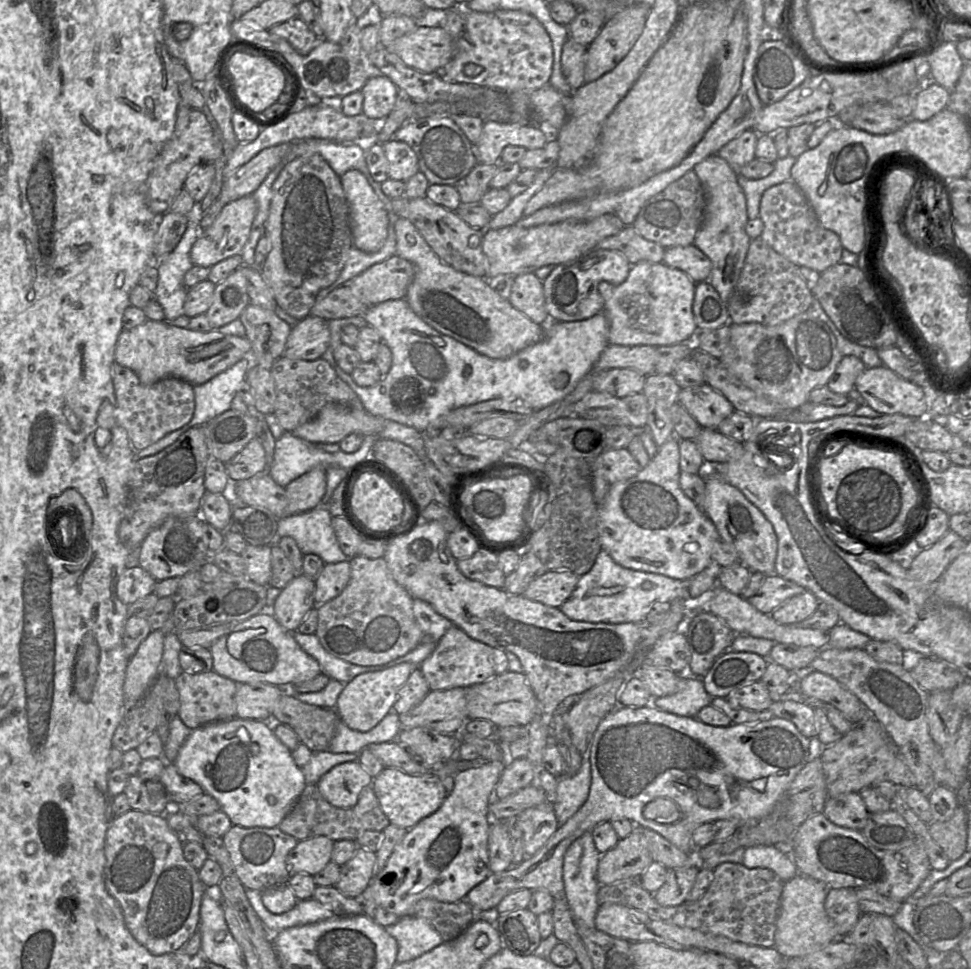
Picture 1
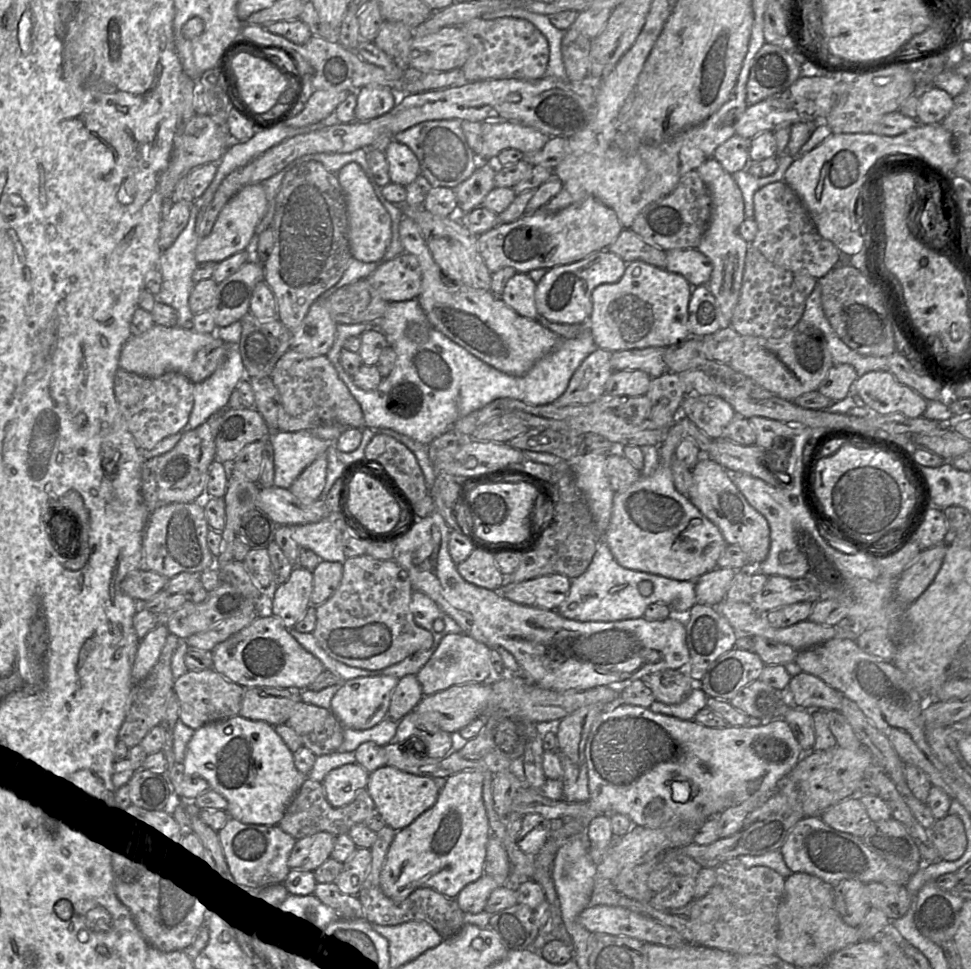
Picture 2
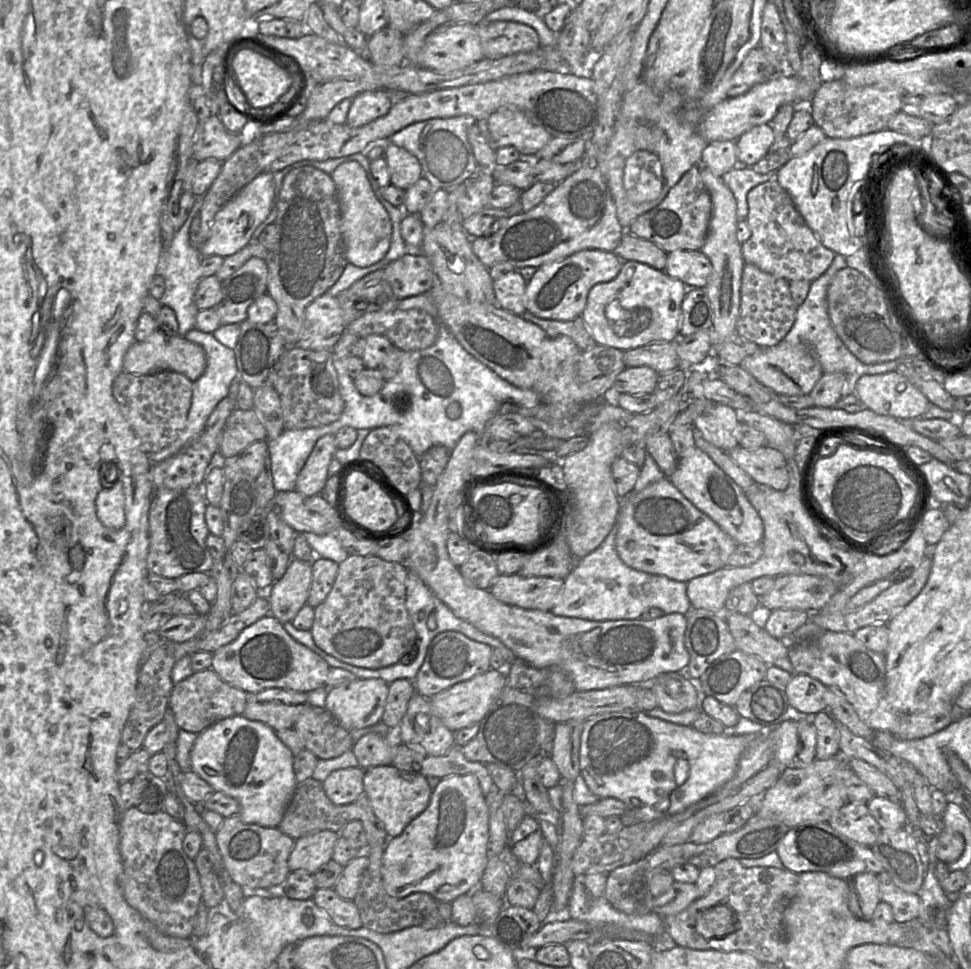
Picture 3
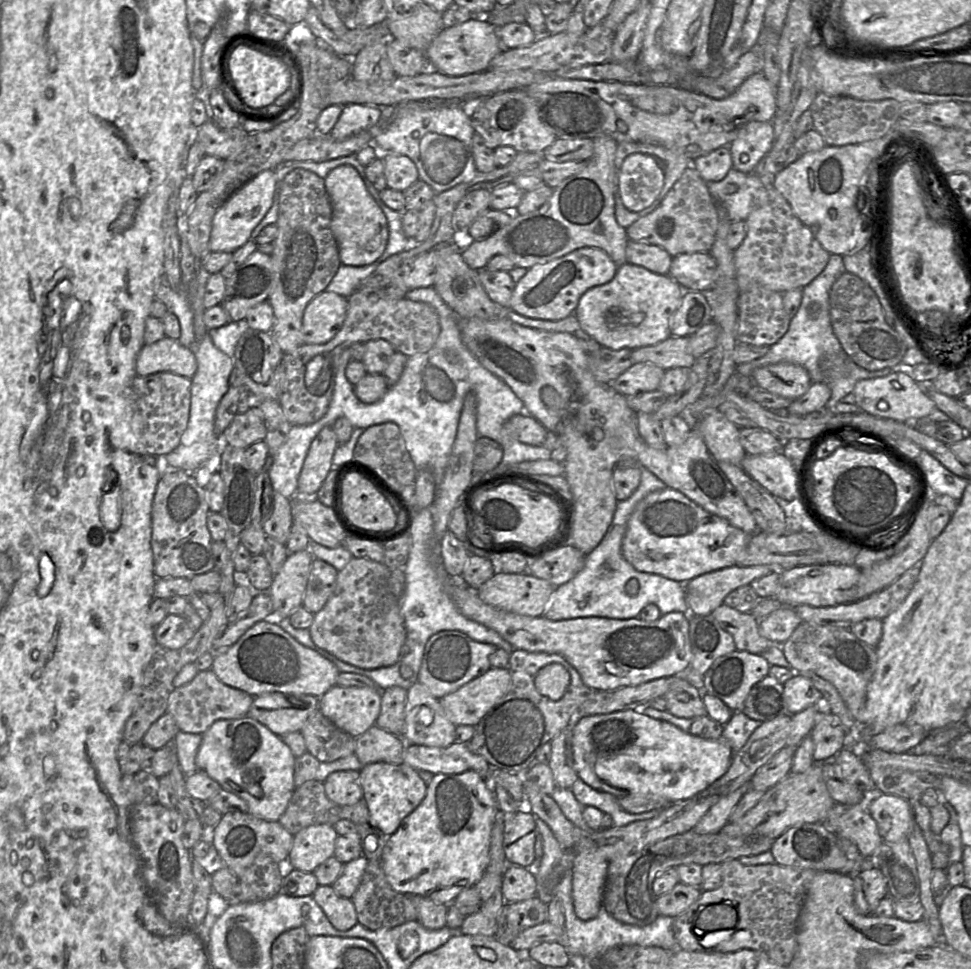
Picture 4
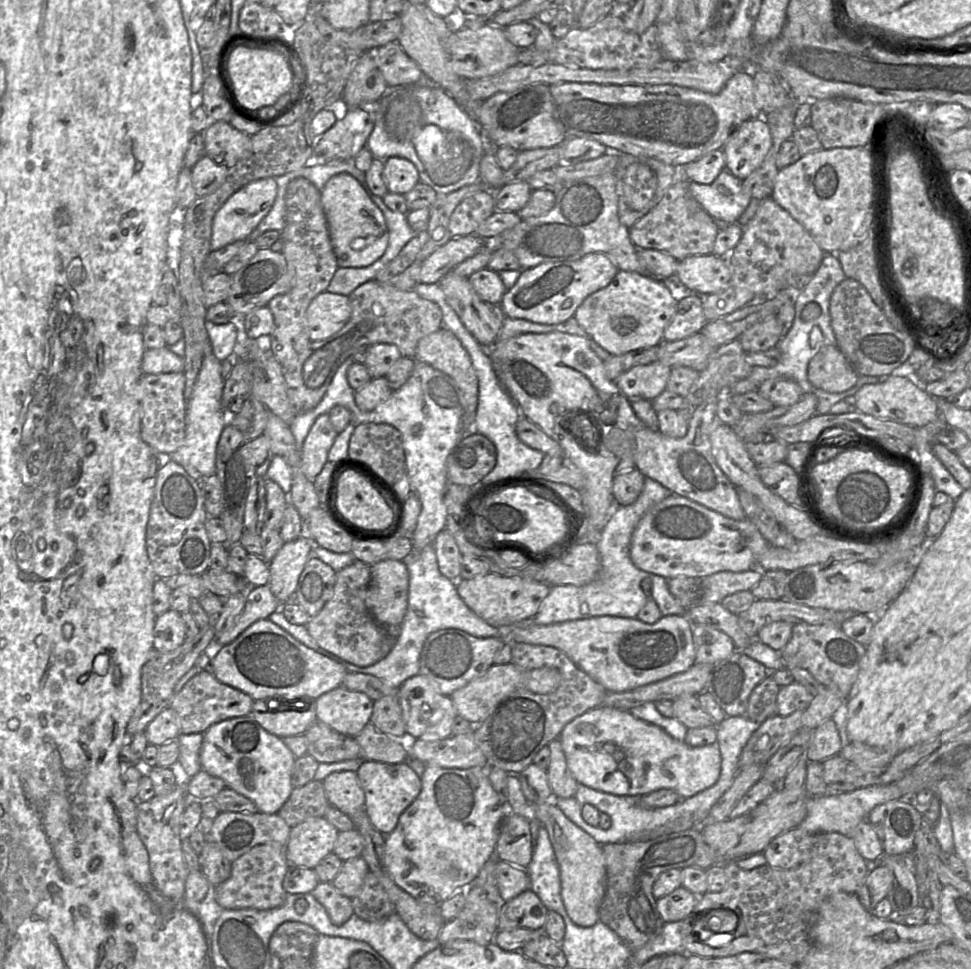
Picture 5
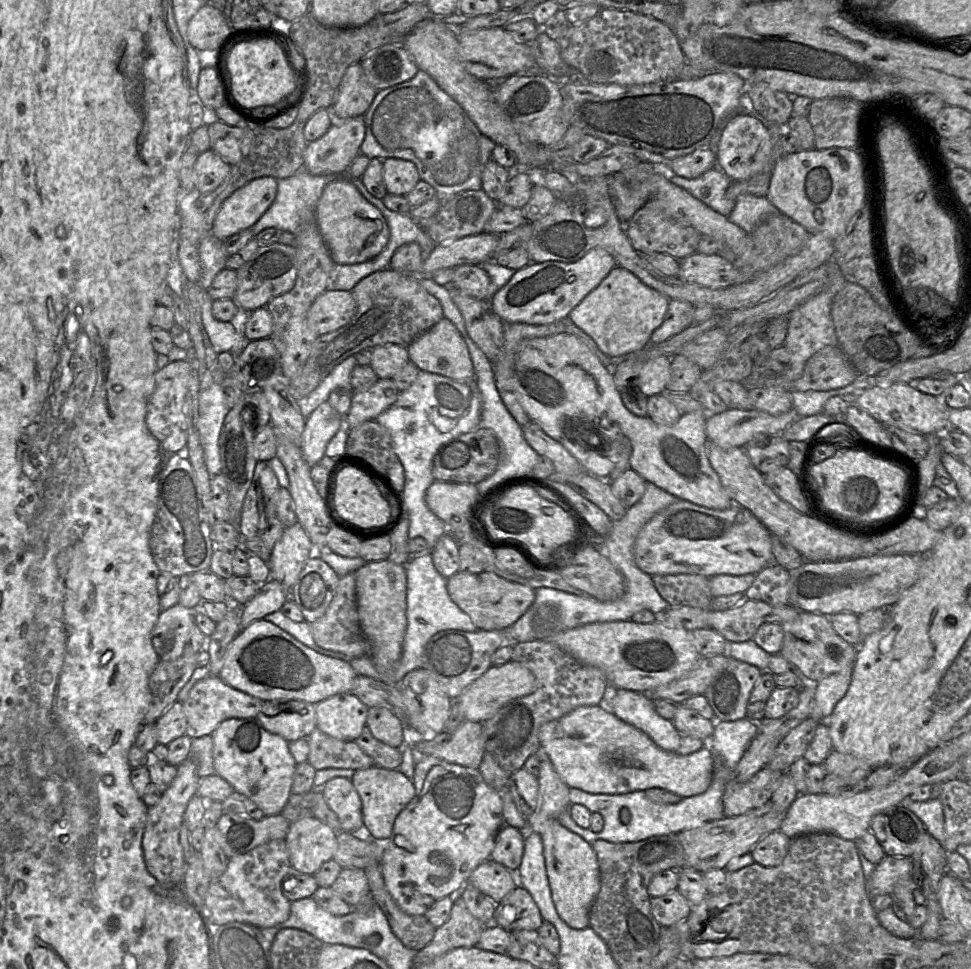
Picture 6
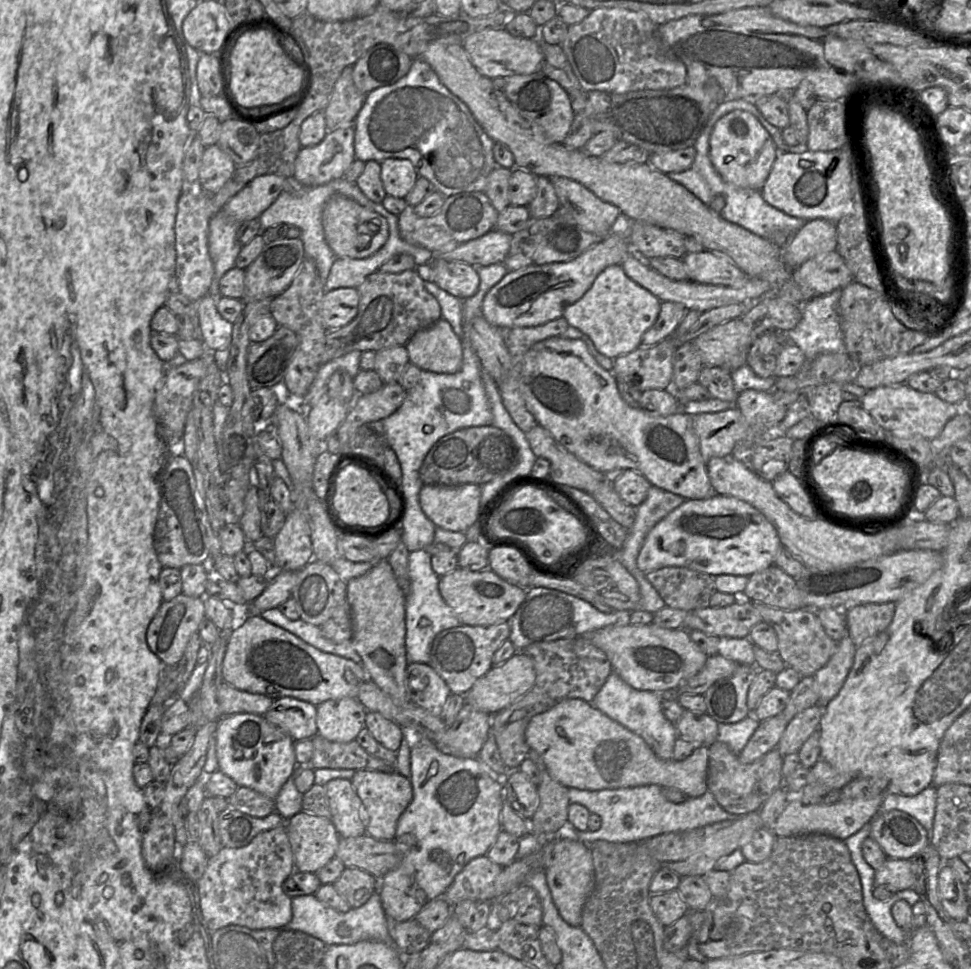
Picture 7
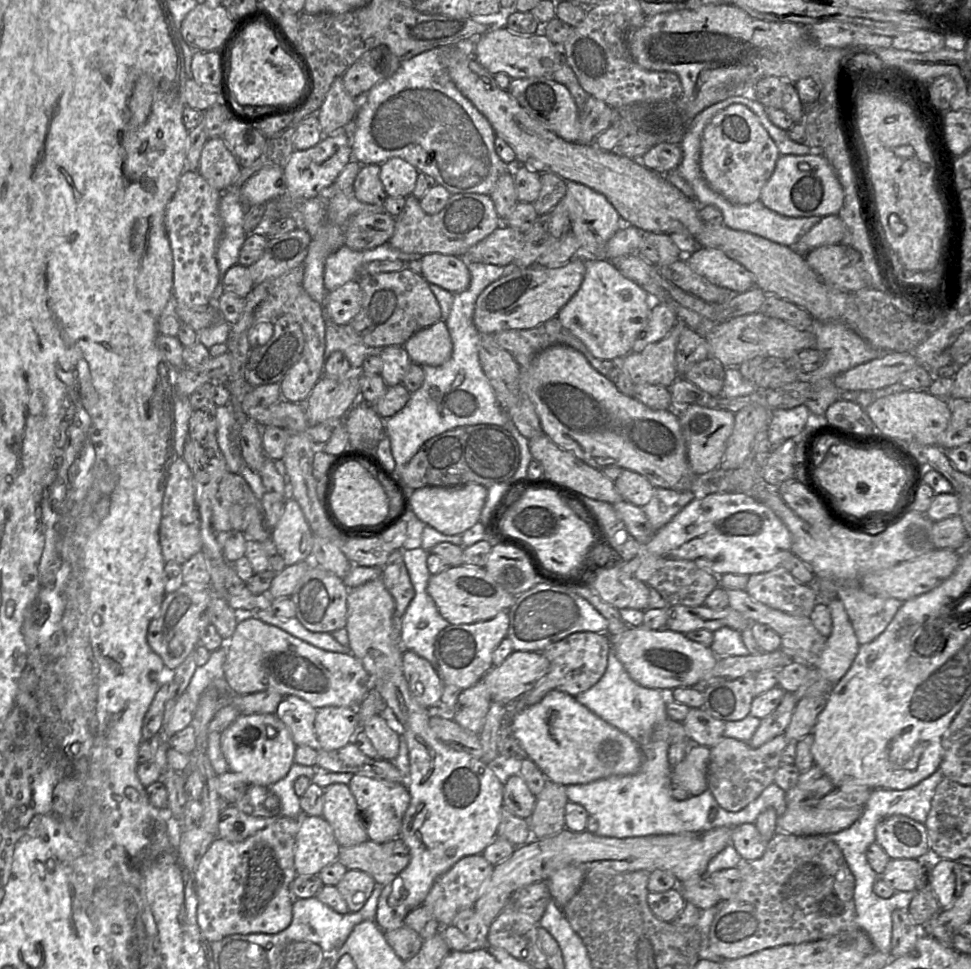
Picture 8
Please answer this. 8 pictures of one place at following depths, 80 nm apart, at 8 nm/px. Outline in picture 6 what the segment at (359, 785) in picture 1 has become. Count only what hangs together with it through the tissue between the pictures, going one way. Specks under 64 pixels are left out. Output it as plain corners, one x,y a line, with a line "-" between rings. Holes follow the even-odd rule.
333,778
324,784
321,792
330,809
337,815
341,832
363,832
362,802
350,779

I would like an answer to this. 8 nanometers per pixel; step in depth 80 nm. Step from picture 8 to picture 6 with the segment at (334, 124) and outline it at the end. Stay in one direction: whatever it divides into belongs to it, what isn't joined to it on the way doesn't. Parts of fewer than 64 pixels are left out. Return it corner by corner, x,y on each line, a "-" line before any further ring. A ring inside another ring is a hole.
360,63
351,65
342,78
332,105
335,117
339,120
363,117
377,92
368,82

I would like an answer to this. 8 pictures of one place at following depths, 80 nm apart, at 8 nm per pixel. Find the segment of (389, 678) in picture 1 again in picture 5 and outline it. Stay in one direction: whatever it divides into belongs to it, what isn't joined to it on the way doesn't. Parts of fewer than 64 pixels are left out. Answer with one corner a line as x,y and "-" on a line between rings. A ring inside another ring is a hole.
344,686
316,699
317,720
346,736
358,736
370,723
374,701

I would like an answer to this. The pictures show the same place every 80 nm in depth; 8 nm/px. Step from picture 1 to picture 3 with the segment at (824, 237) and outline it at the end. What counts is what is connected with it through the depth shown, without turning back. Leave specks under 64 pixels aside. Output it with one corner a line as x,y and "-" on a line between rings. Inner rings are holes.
776,180
758,185
749,192
746,222
751,237
741,245
745,264
753,264
763,272
788,282
813,282
830,267
836,255
820,242
805,223
790,195

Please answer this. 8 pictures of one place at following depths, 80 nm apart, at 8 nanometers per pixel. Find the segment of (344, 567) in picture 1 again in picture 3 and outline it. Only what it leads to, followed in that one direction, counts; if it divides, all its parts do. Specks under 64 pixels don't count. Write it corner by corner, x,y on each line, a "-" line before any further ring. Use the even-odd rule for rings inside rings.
315,557
312,562
312,582
307,605
315,608
330,593
339,570
339,564
330,559

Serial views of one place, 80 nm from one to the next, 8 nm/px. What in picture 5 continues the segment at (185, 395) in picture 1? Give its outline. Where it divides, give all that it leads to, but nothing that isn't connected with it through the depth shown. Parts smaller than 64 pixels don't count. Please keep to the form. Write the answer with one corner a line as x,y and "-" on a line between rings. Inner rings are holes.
183,372
143,375
138,383
142,407
141,438
157,452
170,456
182,445
186,428
187,401

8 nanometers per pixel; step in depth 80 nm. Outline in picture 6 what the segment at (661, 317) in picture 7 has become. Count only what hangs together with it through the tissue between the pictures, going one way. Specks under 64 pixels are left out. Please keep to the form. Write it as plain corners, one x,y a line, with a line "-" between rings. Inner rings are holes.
670,300
662,324
652,333
650,344
662,343
694,324
695,306
683,300

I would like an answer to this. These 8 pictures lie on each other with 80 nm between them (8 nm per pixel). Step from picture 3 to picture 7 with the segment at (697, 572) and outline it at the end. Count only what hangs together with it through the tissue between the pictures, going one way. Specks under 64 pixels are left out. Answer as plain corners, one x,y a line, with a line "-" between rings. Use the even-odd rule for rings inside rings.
715,494
710,498
687,500
658,522
648,533
637,556
637,567
648,573
664,567
685,567
711,576
751,576
775,564
782,547
776,528
756,508
738,498

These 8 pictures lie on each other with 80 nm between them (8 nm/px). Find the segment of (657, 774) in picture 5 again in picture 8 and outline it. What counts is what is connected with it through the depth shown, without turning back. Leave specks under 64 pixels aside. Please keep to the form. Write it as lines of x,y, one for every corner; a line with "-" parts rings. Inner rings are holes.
557,690
519,712
512,721
512,733
522,754
533,761
547,780
563,786
631,775
642,761
640,748
630,736
598,717
574,696
-
690,745
684,759
671,769
671,784
685,789
690,796
707,790
707,767
710,748

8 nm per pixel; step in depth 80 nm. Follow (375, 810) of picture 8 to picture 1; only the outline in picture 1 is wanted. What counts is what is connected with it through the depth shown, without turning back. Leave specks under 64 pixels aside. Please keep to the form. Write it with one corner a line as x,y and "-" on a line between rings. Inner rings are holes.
384,767
373,778
371,786
390,824
404,829
411,829
421,820
436,812
447,796
442,779
438,774
407,774
394,767

